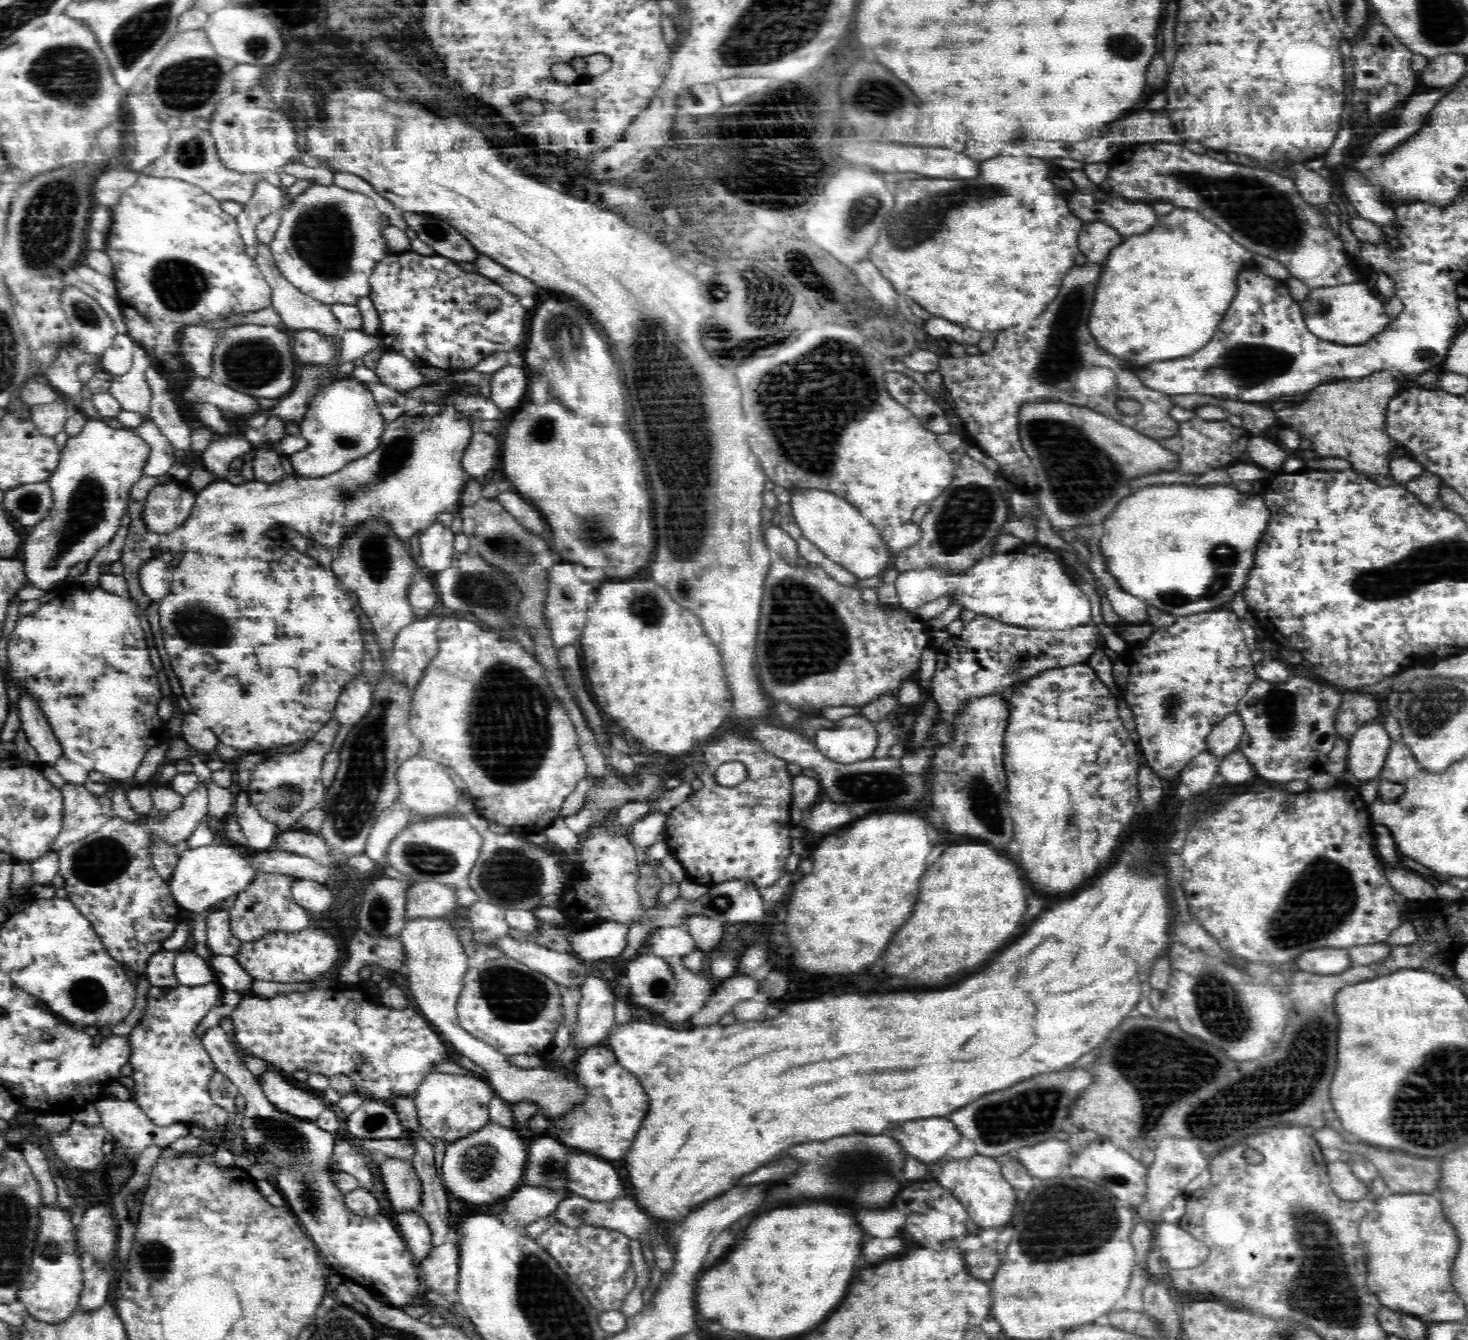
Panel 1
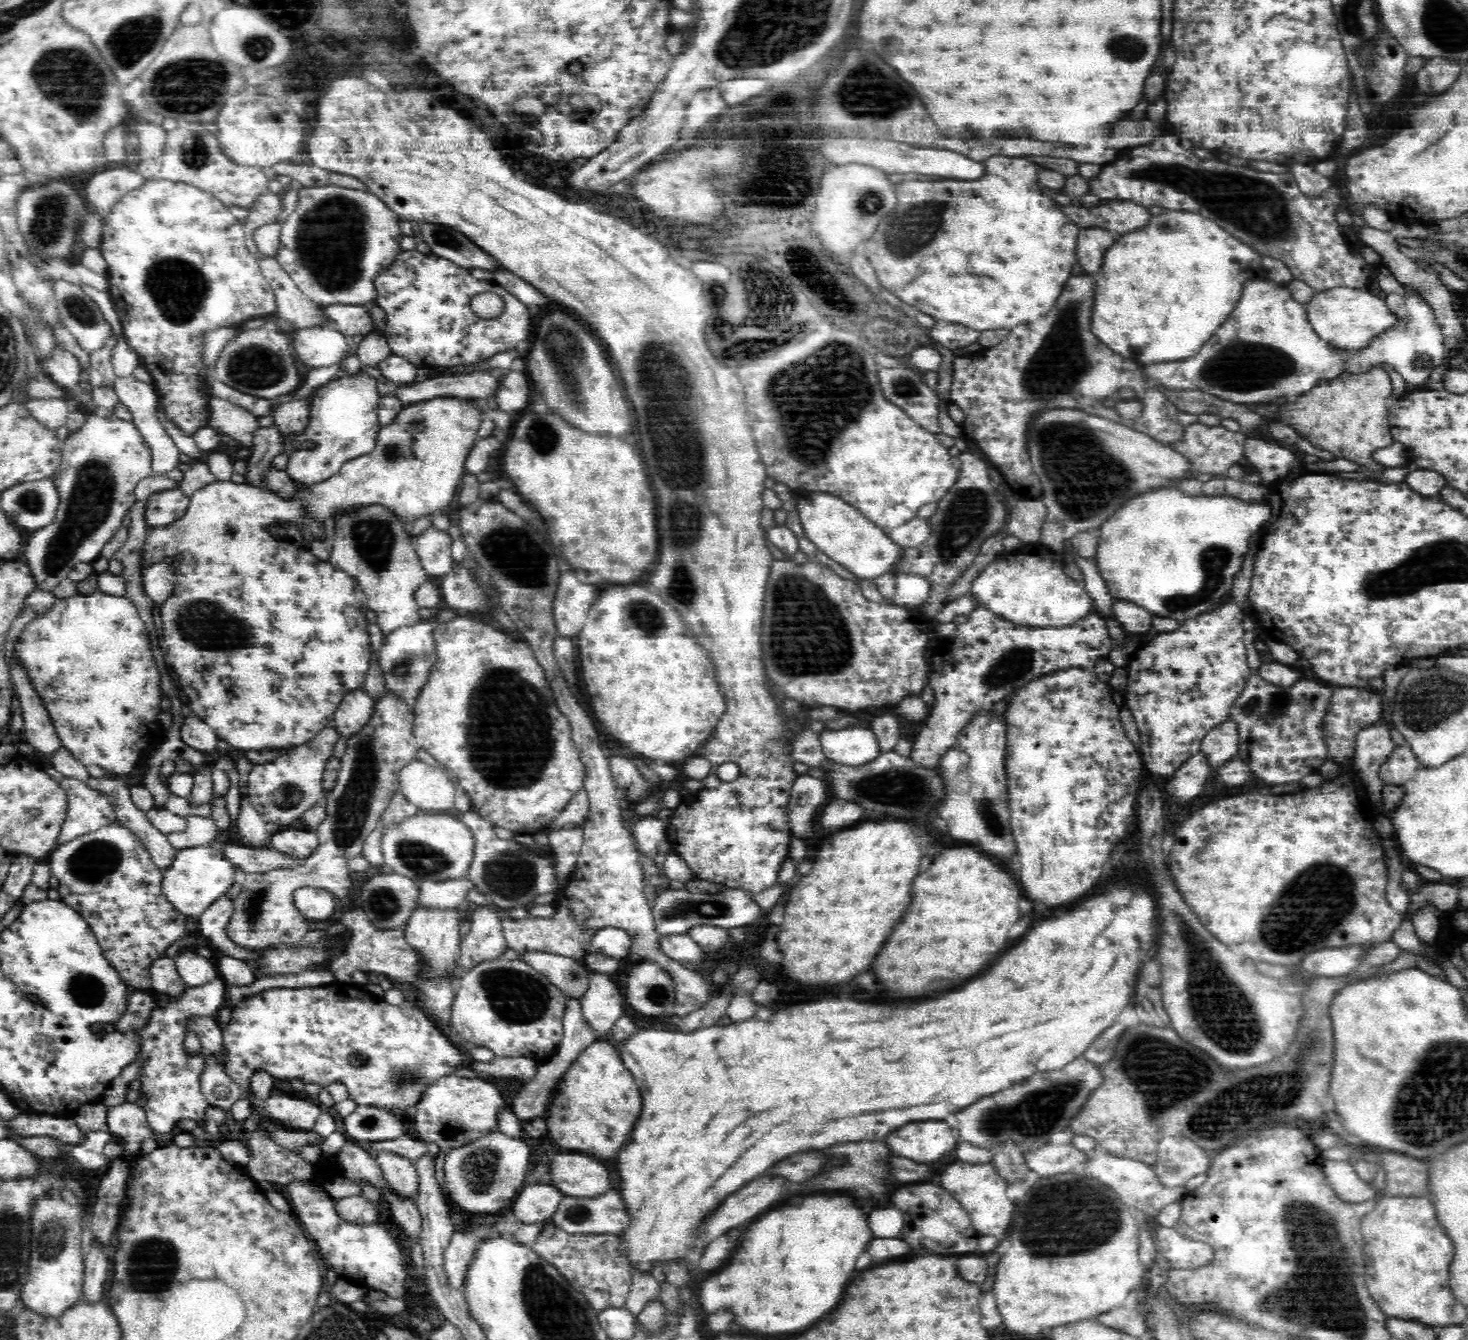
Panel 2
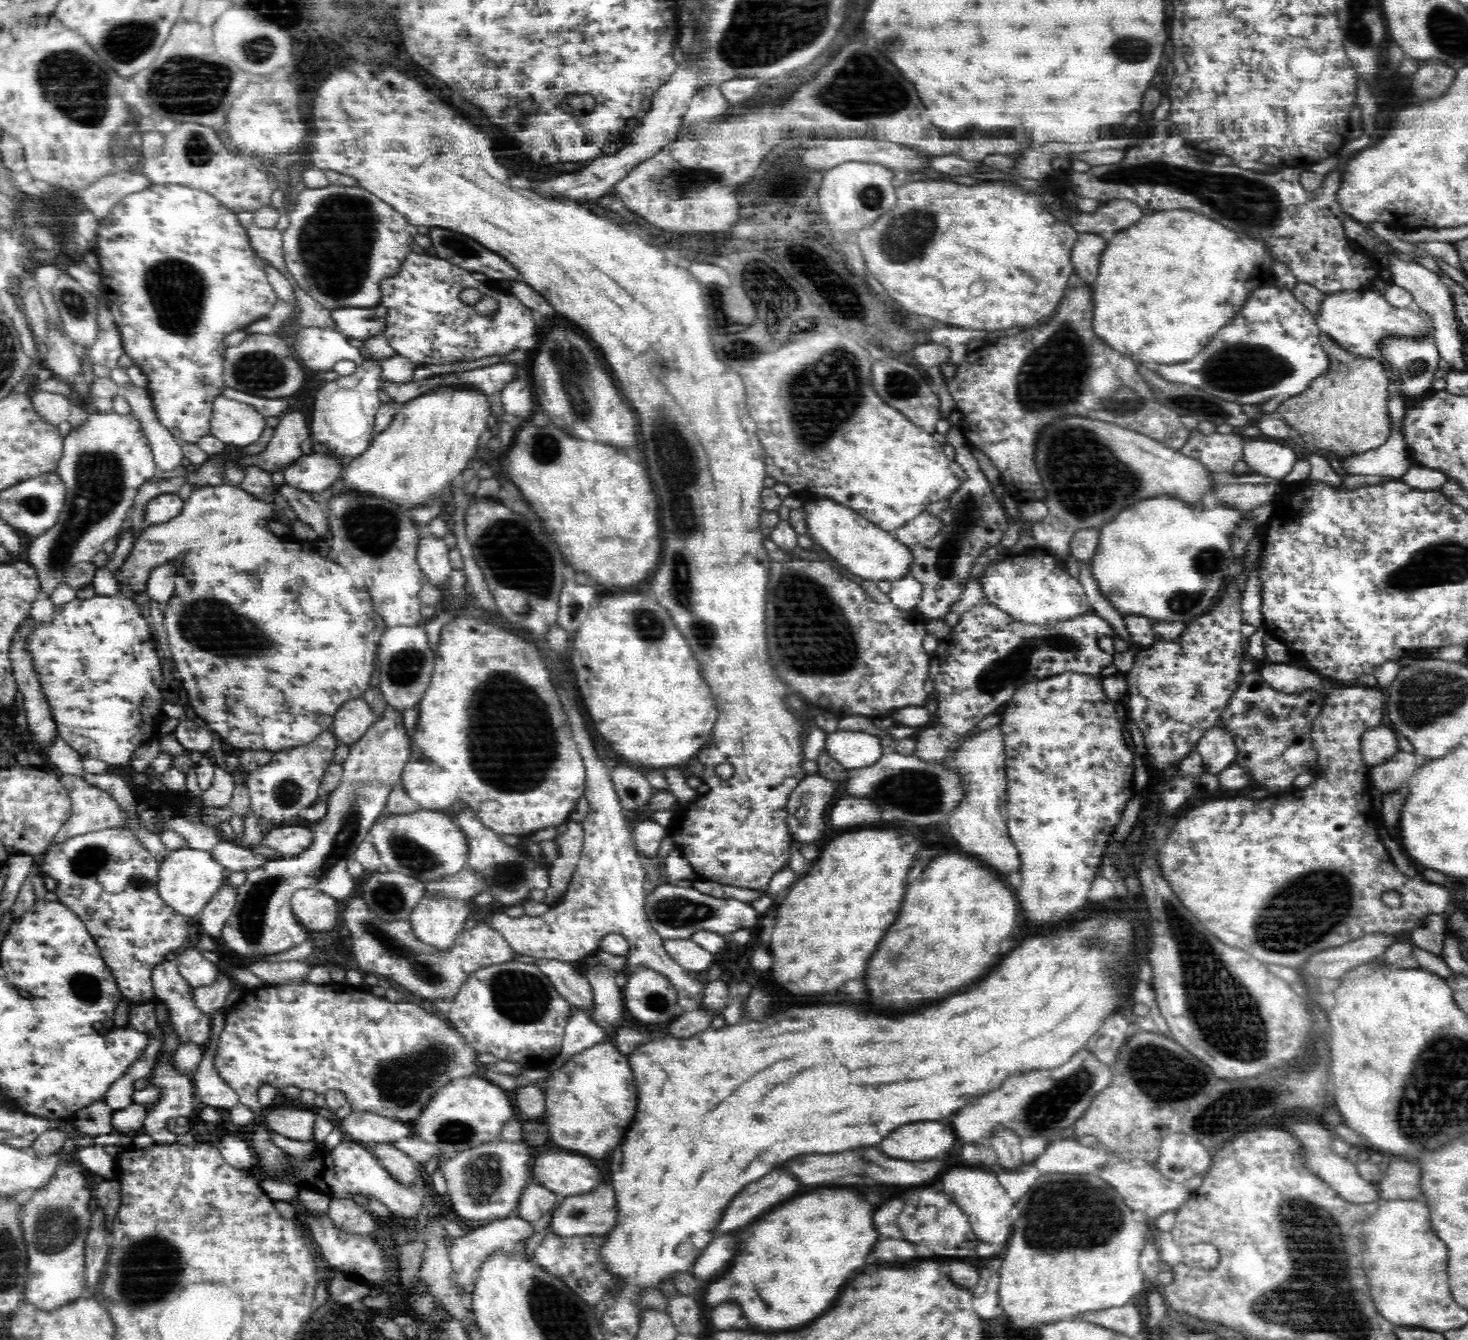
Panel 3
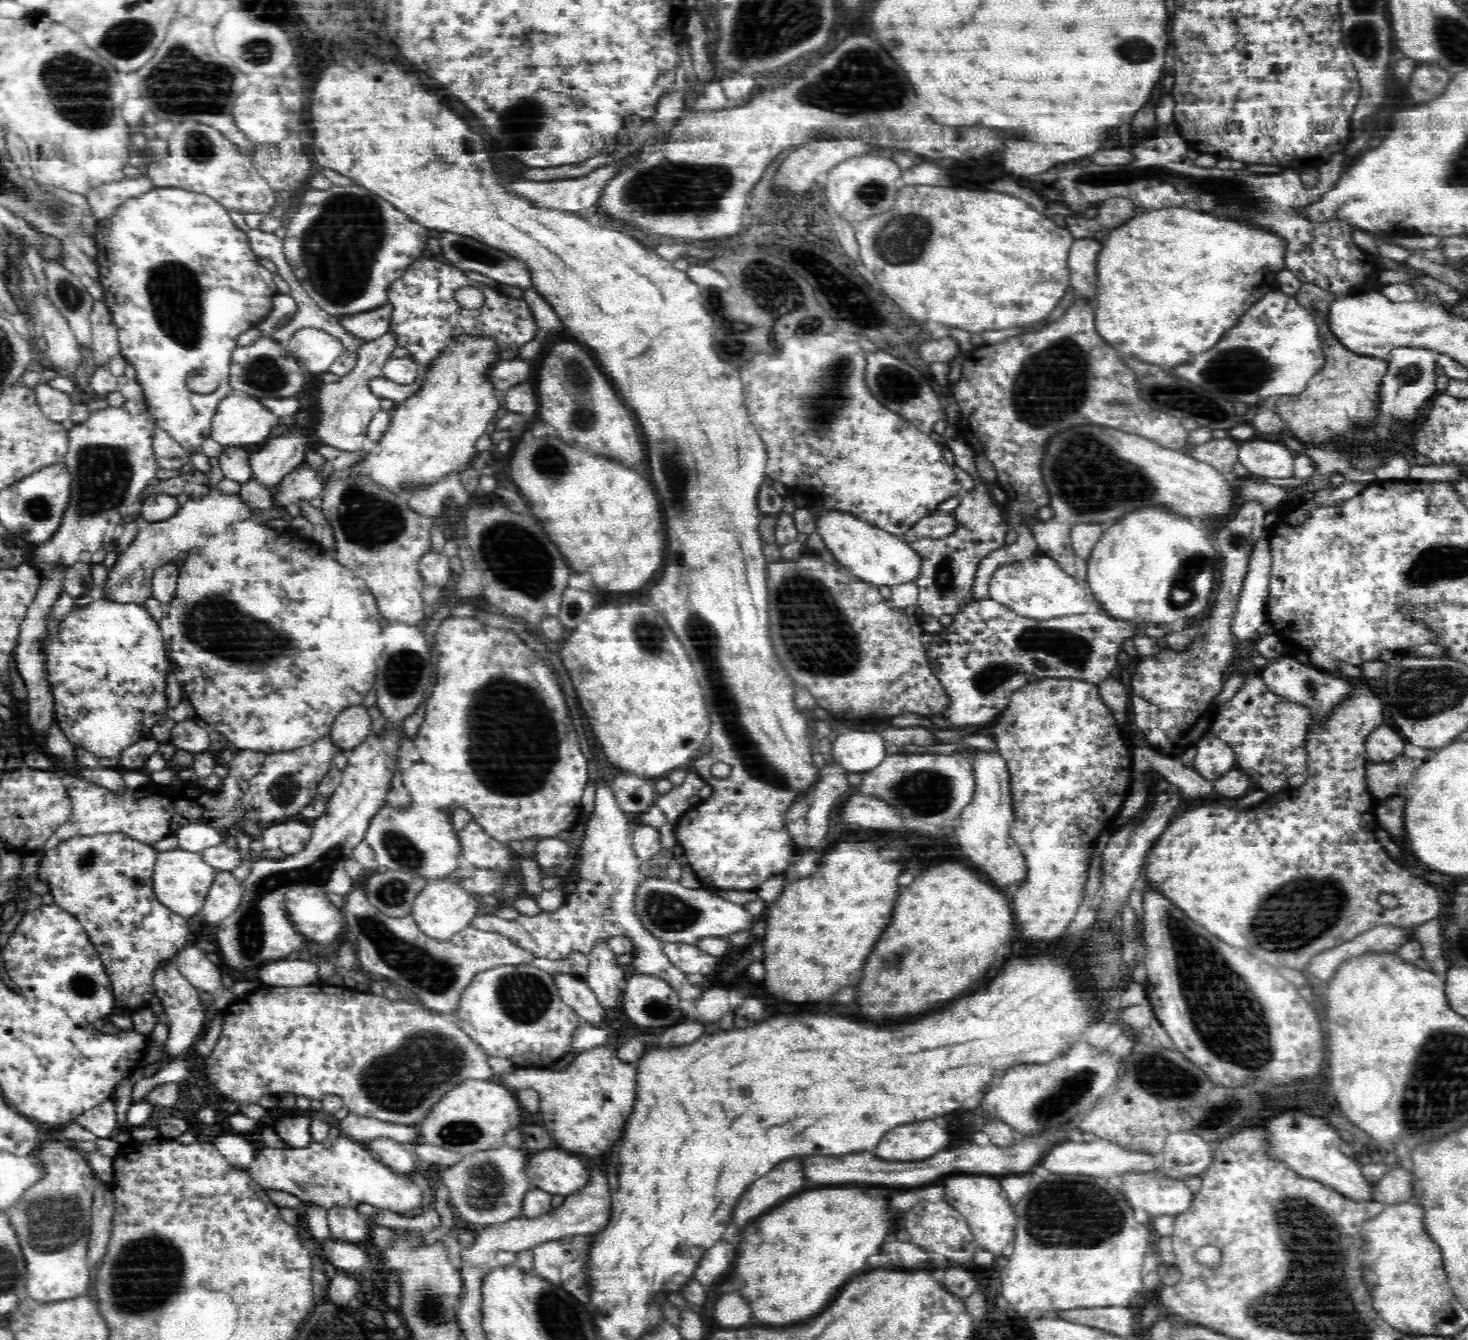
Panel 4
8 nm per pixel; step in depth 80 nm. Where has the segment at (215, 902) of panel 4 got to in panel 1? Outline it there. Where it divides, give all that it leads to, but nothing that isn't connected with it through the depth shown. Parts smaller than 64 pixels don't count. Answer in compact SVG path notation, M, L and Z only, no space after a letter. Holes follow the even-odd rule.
M217 903L206 916L206 945L216 955L237 957L243 951L243 944L230 934L231 916L229 908Z

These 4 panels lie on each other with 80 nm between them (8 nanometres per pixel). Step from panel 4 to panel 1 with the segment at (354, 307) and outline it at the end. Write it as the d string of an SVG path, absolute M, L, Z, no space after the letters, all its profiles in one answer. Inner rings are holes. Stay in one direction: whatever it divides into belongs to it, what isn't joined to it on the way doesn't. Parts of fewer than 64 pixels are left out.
M334 184L310 185L293 201L287 203L287 207L282 211L280 228L269 249L284 276L304 294L328 306L339 303L356 305L362 298L370 297L369 278L374 269L387 256L395 254L385 237L388 227L394 227L390 224L388 215L362 192L340 188Z

